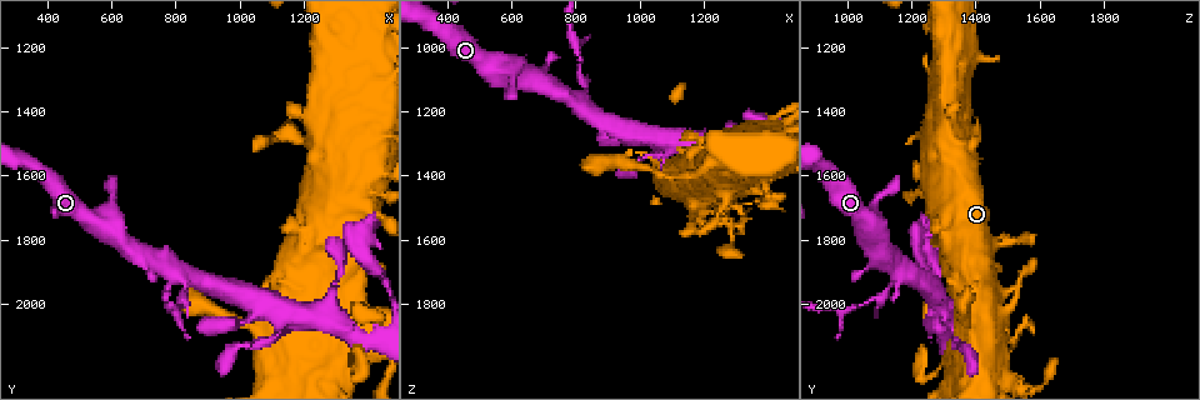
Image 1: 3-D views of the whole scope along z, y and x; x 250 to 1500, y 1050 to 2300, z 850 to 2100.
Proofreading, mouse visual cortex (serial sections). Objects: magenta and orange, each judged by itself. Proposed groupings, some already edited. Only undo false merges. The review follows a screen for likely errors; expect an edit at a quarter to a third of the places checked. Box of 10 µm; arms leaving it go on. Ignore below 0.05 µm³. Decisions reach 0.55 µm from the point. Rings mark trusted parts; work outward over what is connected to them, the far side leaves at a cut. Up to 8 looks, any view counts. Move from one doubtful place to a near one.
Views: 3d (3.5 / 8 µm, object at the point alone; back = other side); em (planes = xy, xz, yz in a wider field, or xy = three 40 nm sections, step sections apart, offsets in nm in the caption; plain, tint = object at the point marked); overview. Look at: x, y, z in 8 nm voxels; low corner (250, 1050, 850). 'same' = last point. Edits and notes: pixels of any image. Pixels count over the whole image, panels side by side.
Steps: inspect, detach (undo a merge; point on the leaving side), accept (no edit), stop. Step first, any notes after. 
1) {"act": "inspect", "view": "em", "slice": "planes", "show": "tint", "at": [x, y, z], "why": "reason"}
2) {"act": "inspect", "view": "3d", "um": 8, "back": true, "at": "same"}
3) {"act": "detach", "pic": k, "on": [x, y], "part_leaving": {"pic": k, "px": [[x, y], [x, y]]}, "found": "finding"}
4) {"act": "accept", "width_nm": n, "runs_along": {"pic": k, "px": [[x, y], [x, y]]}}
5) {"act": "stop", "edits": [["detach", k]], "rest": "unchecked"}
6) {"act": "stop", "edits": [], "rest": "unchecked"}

{"act": "inspect", "view": "3d", "um": 8, "at": [1300, 2120, 1490], "why": "abrupt turn"}

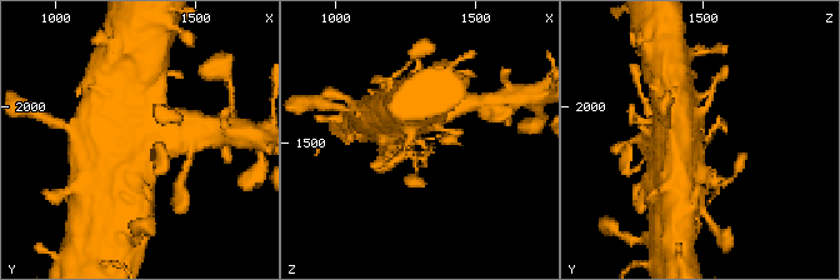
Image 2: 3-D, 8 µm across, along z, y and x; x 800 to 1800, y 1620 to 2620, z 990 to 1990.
{"act": "inspect", "view": "3d", "um": 3.5, "at": "same", "why": "zoom in"}

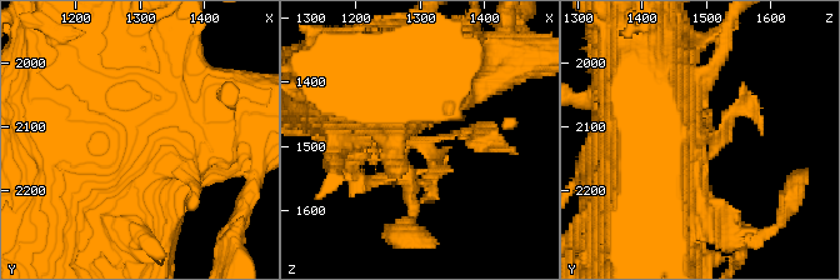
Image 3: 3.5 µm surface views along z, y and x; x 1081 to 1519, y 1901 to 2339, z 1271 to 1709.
{"act": "inspect", "view": "em", "slice": "planes", "show": "tint", "at": [1300, 2115, 1500]}

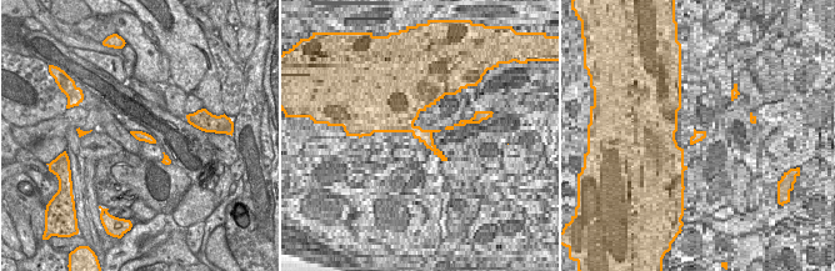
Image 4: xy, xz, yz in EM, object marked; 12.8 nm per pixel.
{"act": "accept", "found": "all the same cell"}

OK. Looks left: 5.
{"act": "inspect", "view": "3d", "um": 3.5, "back": true, "at": [800, 1900, 1160], "why": "branch point"}

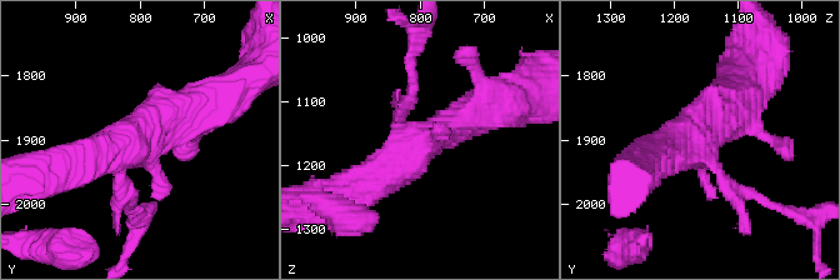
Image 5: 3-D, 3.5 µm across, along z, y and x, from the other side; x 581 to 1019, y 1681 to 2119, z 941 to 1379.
{"act": "inspect", "view": "em", "slice": "xy", "step": 2, "show": "plain", "at": [805, 1905, 1165]}

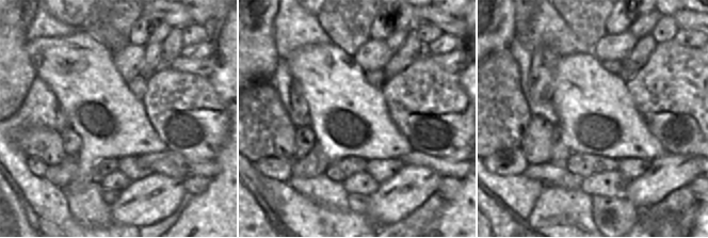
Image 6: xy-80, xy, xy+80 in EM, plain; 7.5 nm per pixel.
{"act": "inspect", "view": "em", "slice": "xy", "step": 2, "show": "tint", "at": "same", "why": "where the object lies"}

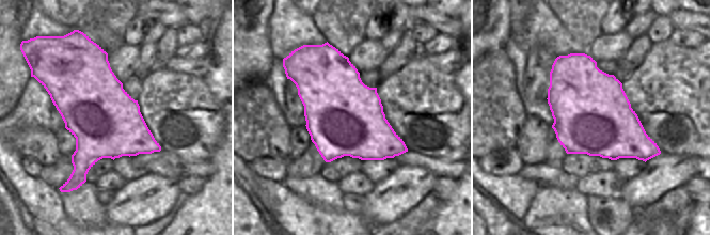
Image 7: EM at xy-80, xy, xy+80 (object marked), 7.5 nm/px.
{"act": "detach", "pic": 5, "on": [411, 90], "part_leaving": {"pic": 5, "px": [[401, 121], [420, 33]]}, "found": "a second cell is stuck on"}

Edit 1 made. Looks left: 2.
{"act": "inspect", "view": "3d", "um": 3.5, "at": [1130, 2090, 1320], "why": "a narrow waist"}

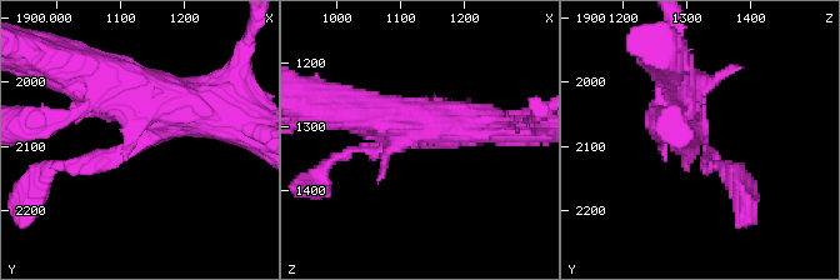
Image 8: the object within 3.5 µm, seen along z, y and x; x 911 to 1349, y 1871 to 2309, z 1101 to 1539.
{"act": "inspect", "view": "em", "slice": "xy", "step": 3, "show": "tint", "at": [1125, 2090, 1325], "arm_widths_nm": [150, 500], "why": "shape alone is not enough"}

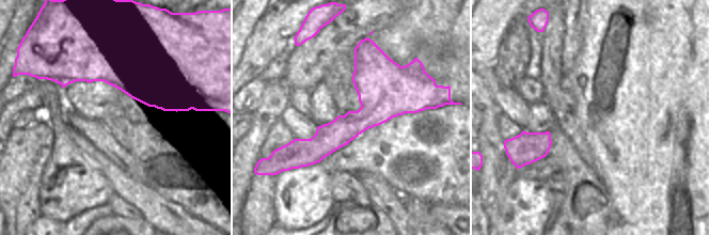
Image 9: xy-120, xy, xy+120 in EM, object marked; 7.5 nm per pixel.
{"act": "accept", "runs_along": {"pic": 8, "px": [[128, 83], [154, 98], [150, 129], [63, 168]]}, "found": "continuous, no second cell"}

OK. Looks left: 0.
{"act": "stop", "edits": [["detach", 5]], "rest": "unchecked"}

